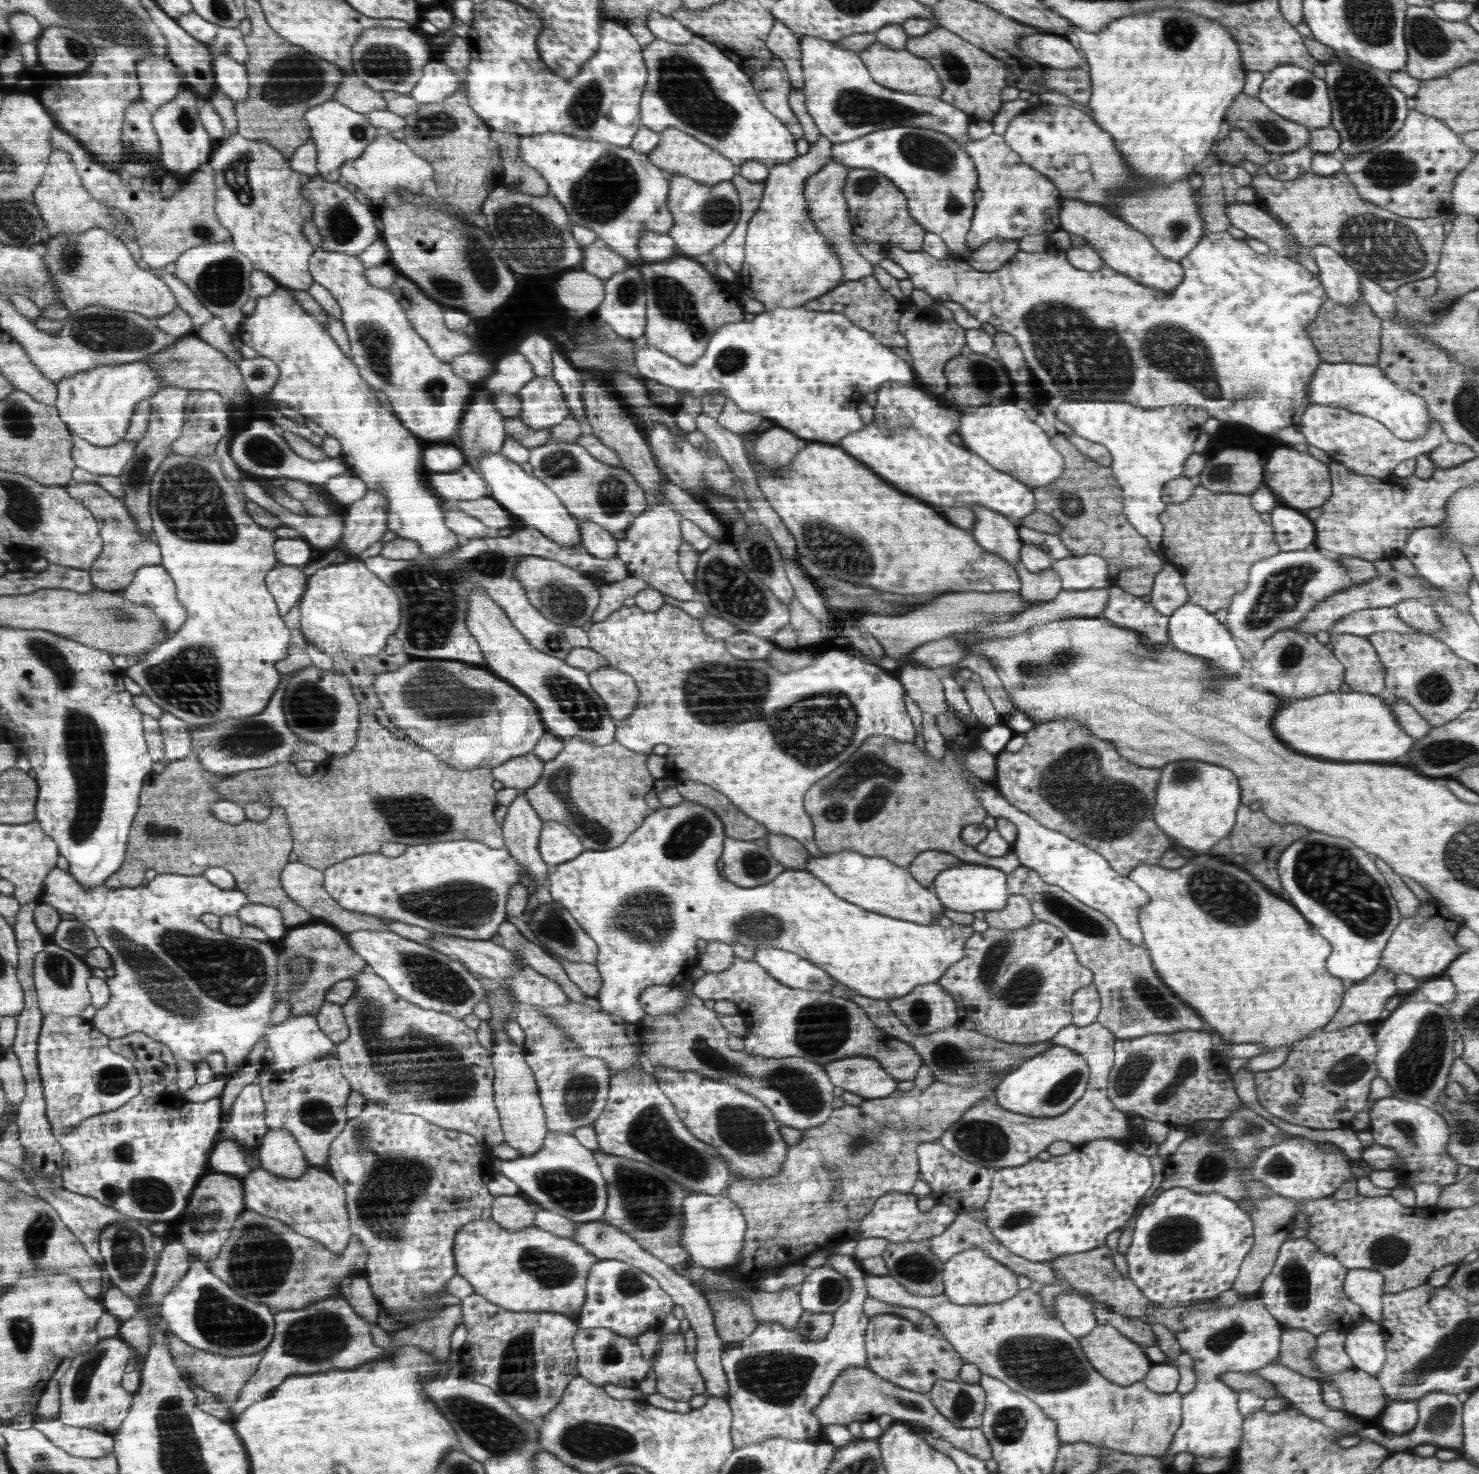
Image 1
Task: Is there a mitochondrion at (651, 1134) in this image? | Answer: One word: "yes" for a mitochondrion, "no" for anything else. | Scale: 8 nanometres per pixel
yes

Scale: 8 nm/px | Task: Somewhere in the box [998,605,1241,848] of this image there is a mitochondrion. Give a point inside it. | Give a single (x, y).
(1074, 786)

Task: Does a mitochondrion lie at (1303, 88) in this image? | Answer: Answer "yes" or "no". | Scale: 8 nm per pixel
yes

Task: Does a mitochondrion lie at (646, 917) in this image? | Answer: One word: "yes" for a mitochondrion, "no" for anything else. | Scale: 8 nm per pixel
yes

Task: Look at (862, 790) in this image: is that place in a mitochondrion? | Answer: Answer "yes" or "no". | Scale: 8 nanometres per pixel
yes

